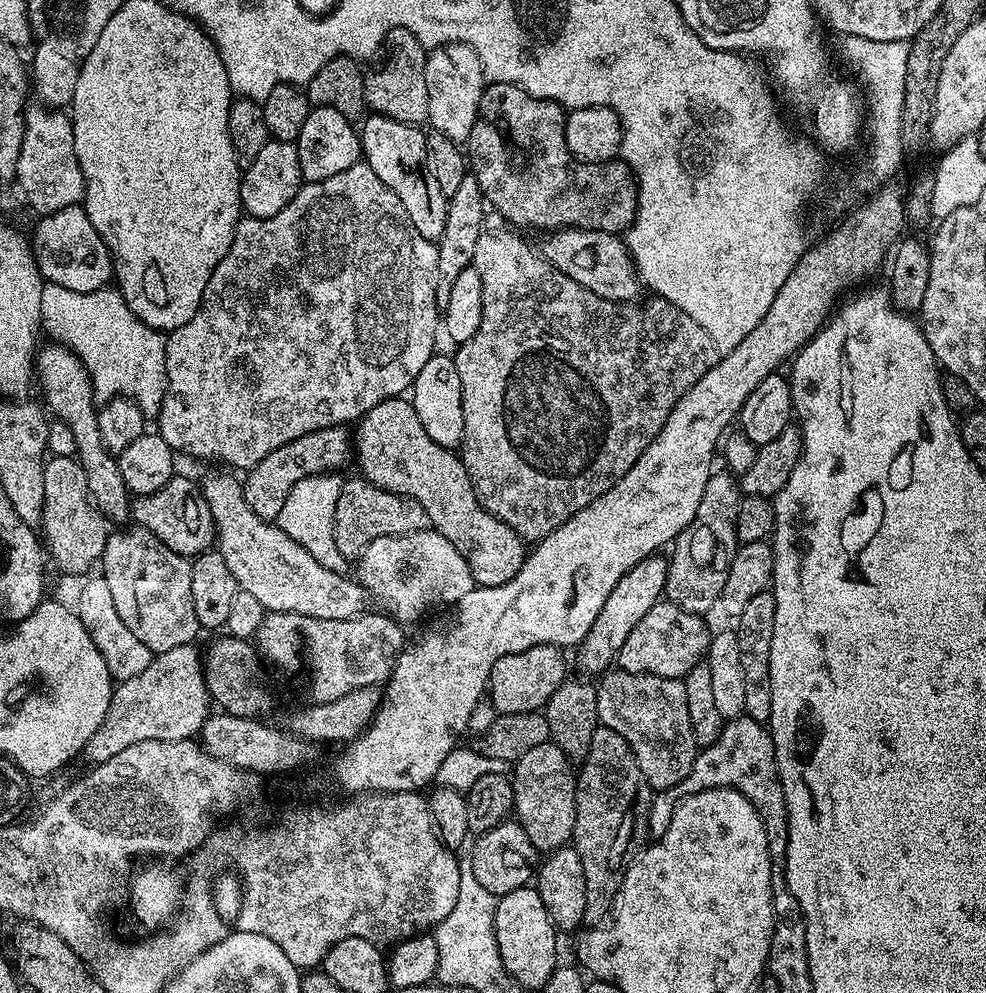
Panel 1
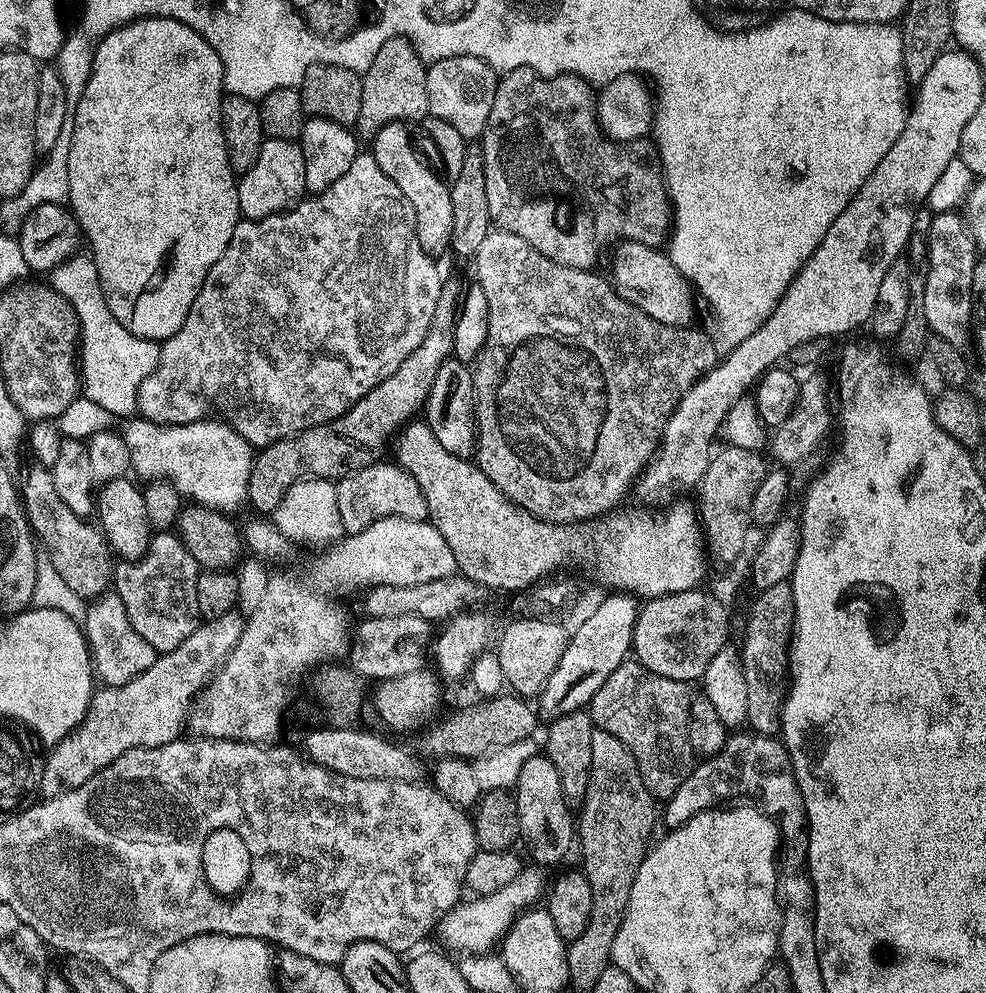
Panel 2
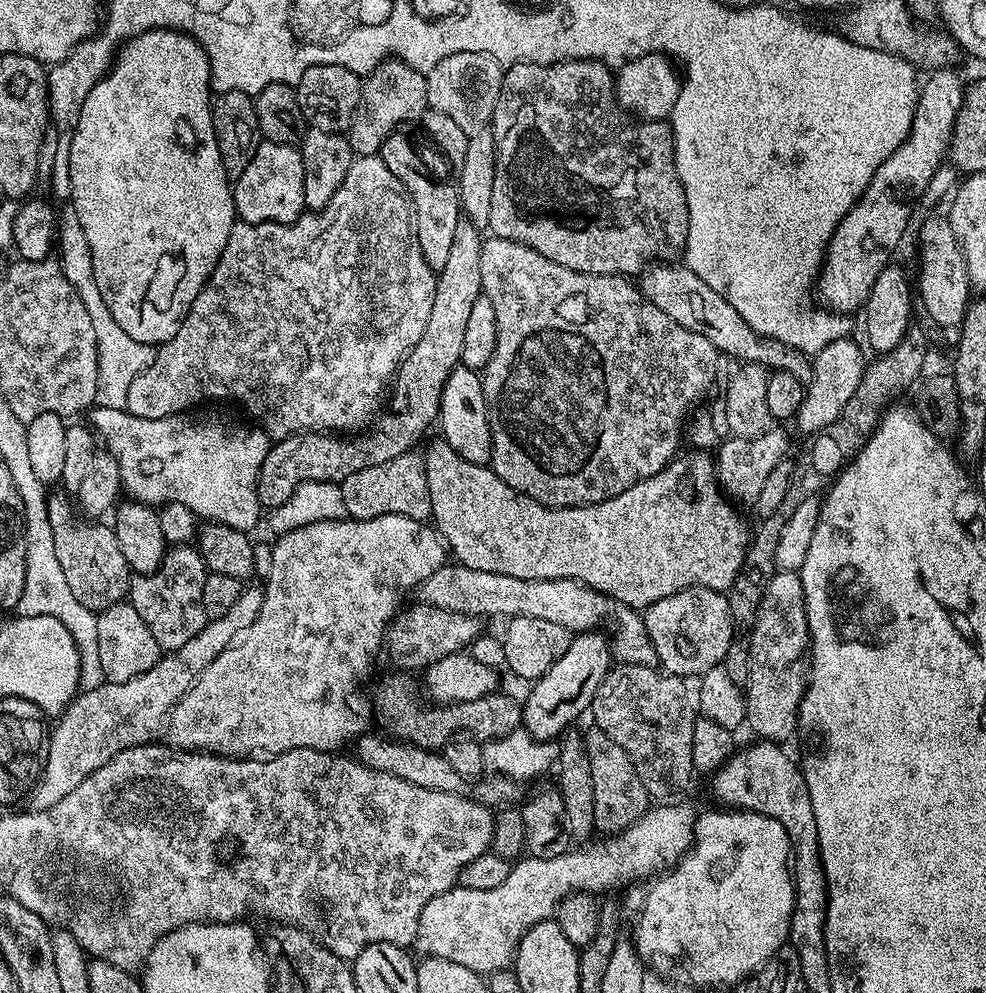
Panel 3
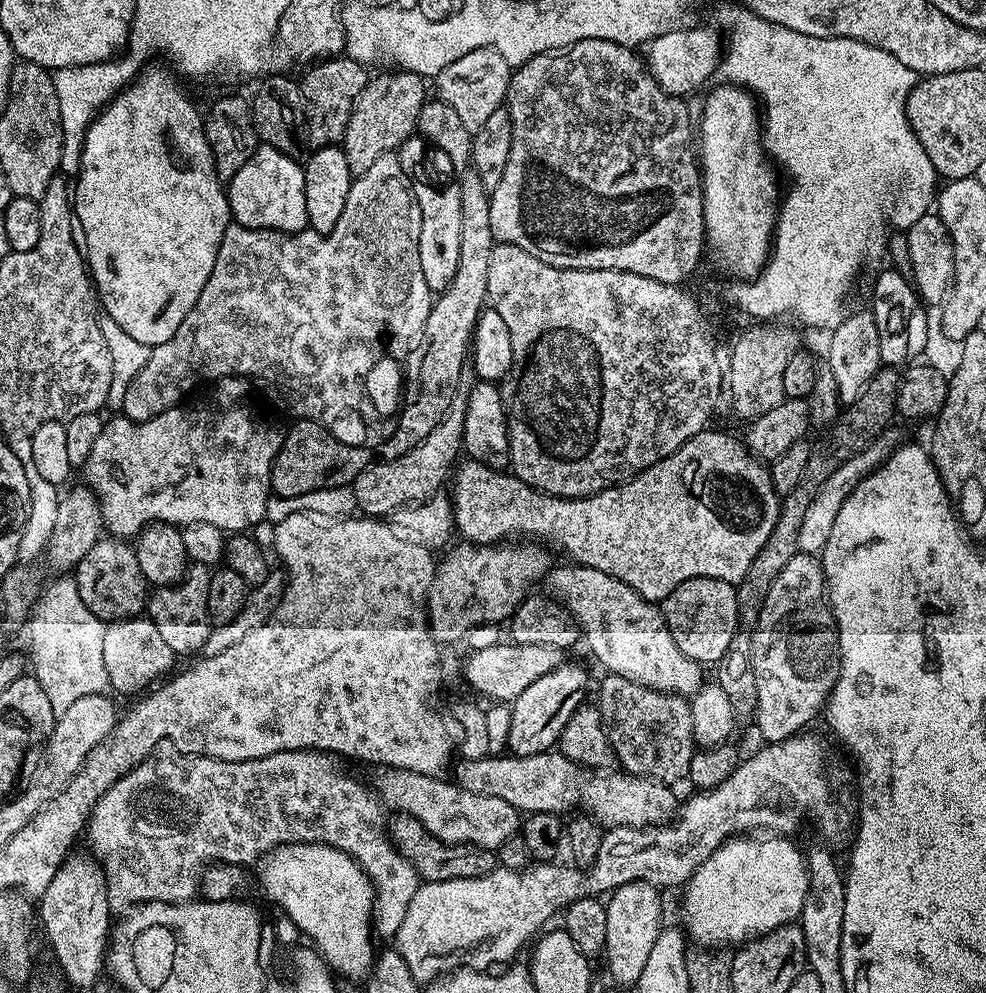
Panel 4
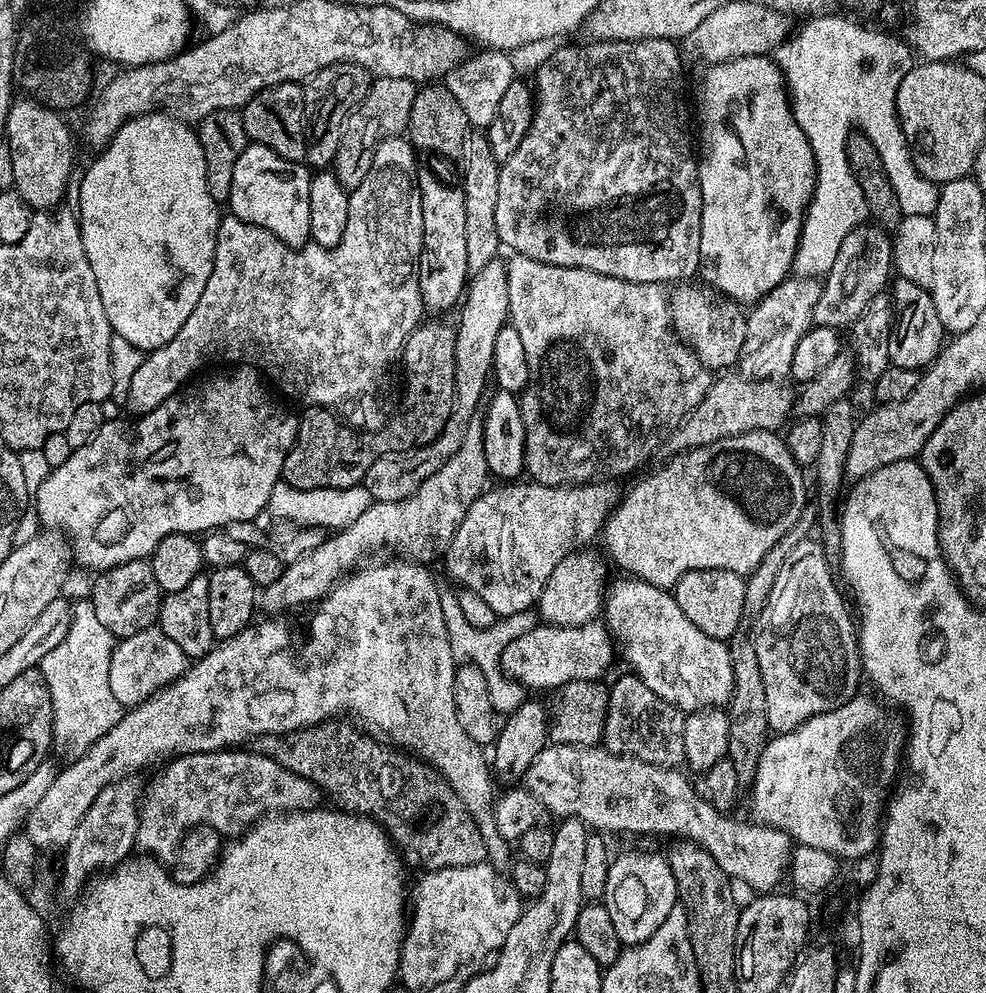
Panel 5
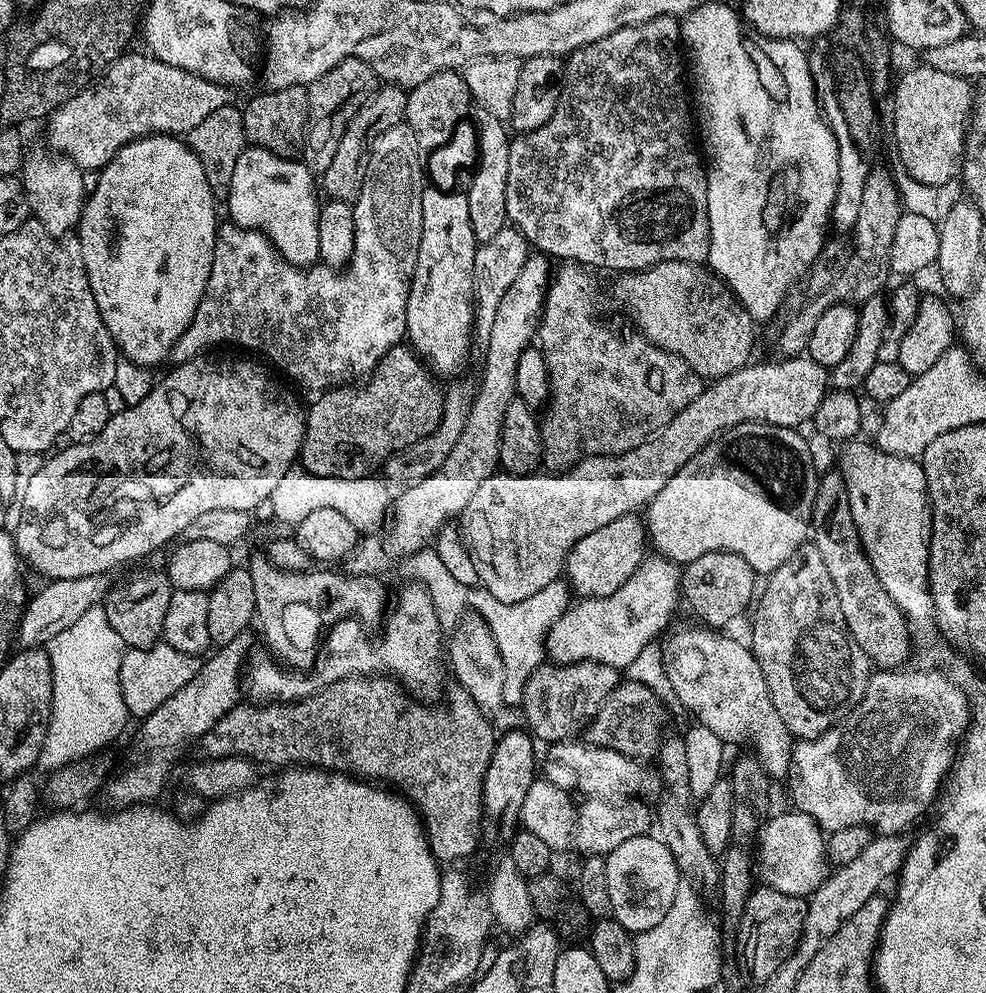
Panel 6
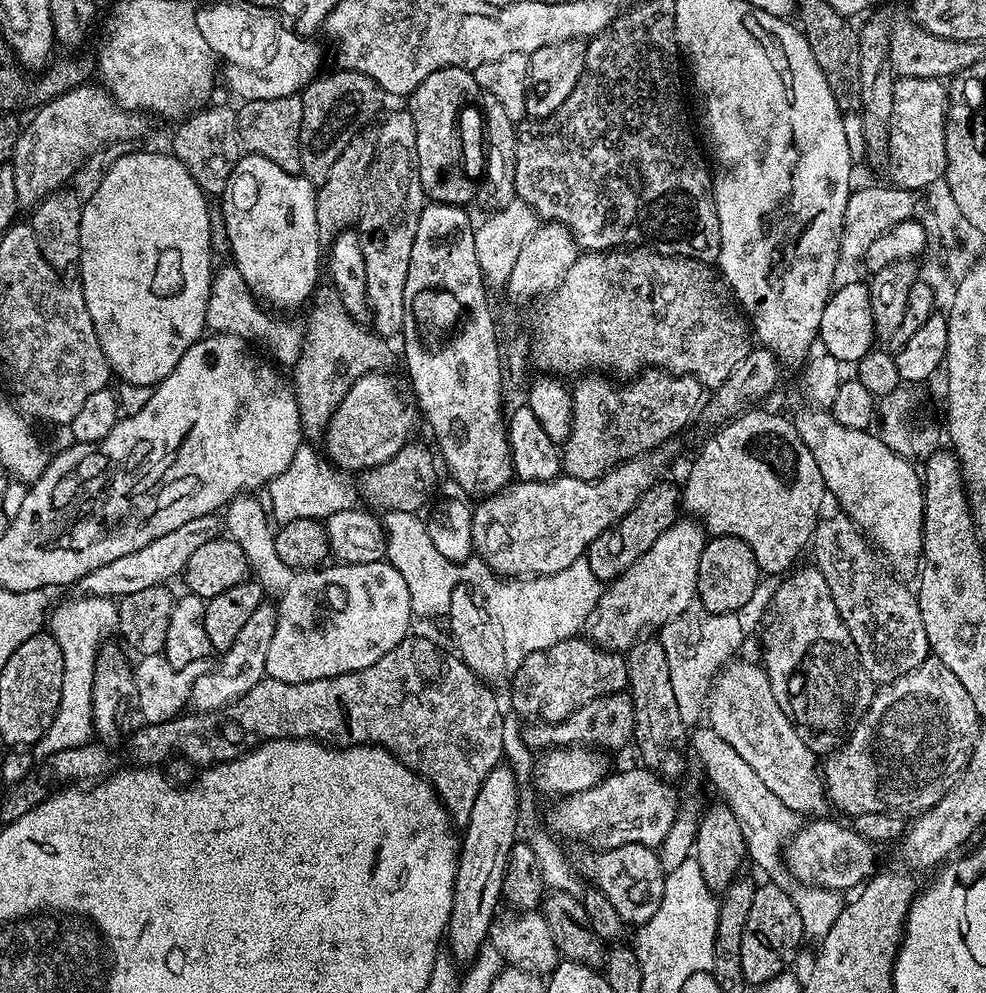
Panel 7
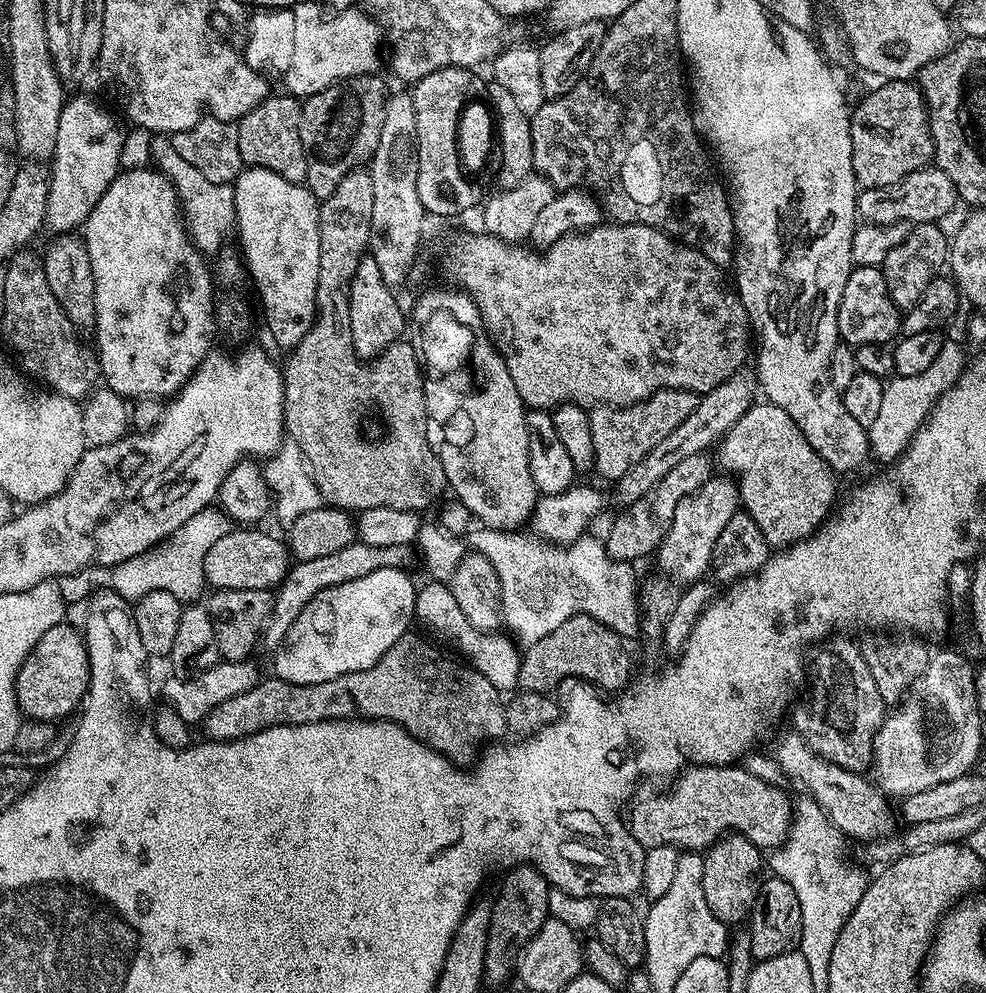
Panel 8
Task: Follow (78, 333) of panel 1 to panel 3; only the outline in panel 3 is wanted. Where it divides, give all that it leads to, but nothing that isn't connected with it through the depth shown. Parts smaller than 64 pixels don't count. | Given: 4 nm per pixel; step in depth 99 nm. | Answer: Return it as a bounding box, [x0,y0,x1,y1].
[58,206,156,410]

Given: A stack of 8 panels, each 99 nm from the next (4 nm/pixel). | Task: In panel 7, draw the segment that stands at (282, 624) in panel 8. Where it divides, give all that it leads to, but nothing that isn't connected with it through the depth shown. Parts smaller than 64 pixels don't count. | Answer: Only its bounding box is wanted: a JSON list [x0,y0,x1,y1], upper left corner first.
[191,602,276,713]

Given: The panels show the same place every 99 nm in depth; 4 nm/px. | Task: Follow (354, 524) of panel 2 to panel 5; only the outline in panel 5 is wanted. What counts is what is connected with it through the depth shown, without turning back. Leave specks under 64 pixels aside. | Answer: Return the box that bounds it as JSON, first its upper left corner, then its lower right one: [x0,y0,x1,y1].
[362,258,509,502]

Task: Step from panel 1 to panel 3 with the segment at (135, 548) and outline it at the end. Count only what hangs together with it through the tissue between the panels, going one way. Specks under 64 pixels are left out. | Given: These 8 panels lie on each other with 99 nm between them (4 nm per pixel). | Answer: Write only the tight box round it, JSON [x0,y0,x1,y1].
[127,546,208,652]

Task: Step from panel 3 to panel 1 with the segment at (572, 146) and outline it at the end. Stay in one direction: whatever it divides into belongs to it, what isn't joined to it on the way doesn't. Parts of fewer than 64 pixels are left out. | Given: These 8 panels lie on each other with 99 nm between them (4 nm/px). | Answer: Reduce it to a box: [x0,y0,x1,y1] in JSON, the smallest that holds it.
[466,84,636,233]

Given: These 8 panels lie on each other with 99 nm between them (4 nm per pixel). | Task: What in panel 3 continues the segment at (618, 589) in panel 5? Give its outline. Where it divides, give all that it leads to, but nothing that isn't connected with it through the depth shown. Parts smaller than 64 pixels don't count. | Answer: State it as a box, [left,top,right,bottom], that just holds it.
[419,562,657,664]

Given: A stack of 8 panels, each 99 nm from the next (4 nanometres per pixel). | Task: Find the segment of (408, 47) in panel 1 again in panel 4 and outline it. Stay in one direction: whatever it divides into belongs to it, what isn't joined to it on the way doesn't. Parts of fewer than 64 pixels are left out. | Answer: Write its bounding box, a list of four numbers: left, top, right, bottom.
[342,71,426,177]

